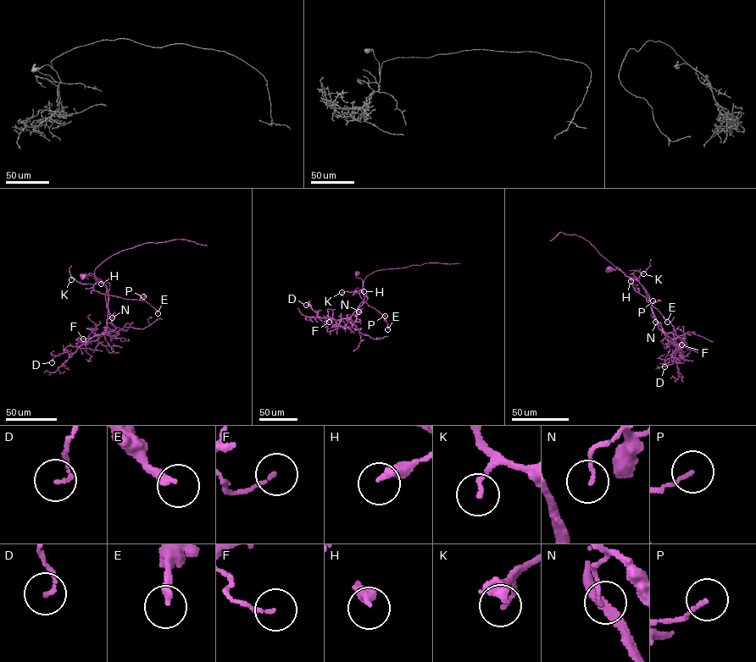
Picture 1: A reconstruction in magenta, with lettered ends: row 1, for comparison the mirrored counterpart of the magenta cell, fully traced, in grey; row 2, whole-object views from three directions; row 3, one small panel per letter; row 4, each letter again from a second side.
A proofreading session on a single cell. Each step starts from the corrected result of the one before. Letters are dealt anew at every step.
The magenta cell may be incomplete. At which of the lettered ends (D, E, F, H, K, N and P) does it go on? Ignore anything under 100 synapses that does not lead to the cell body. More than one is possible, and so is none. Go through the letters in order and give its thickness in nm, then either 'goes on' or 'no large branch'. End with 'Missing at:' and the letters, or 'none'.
D: 120 nm thick; no large branch
E: 260 nm thick; no large branch
F: 110 nm thick; no large branch
H: 320 nm thick; no large branch
K: 150 nm thick; no large branch
N: 80 nm thick; no large branch
P: 120 nm thick; no large branch
Missing at: none

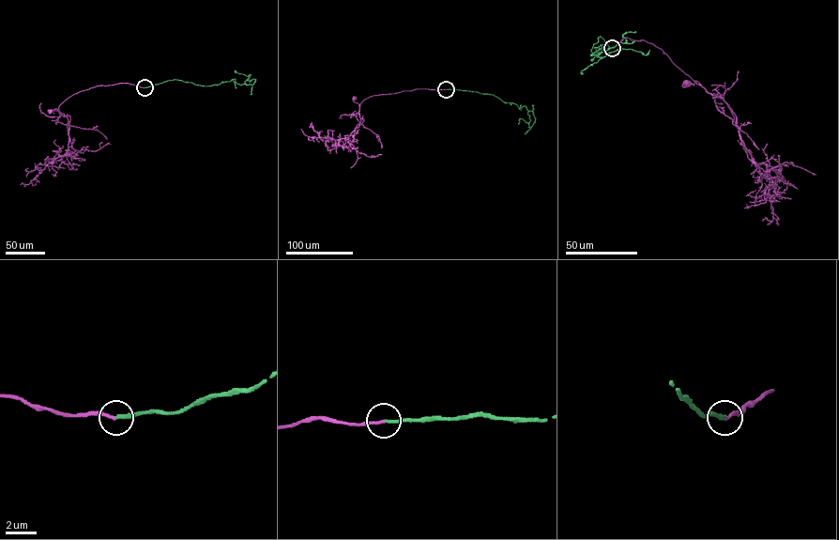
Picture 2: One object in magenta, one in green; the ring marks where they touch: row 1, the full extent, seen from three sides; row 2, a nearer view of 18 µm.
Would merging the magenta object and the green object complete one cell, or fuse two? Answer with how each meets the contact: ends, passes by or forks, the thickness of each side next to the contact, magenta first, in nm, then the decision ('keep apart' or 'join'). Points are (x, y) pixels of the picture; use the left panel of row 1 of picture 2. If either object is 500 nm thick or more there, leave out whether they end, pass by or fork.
magenta ends there; green ends there; 170 nm thick on the magenta side, 220 nm on the other; keep apart

